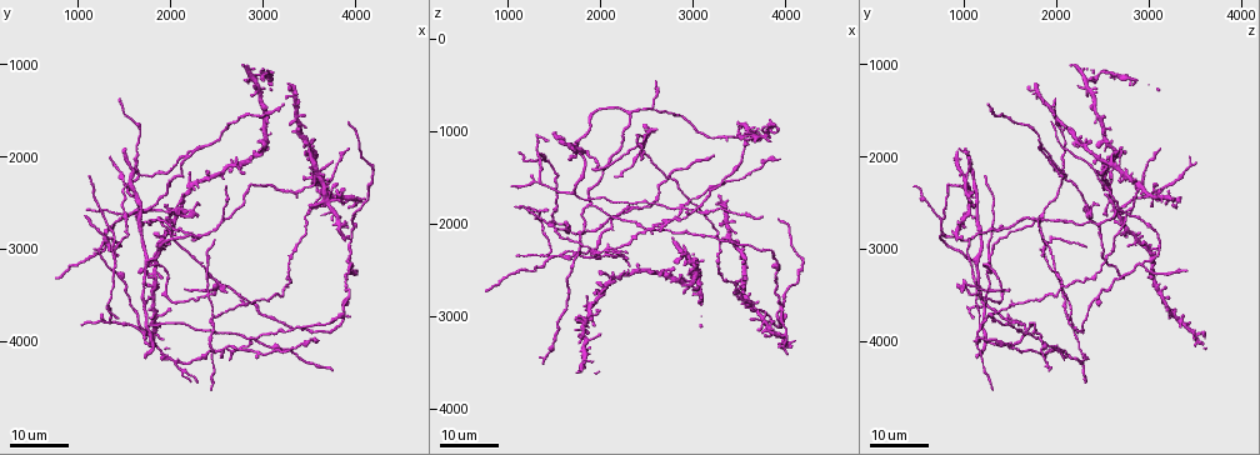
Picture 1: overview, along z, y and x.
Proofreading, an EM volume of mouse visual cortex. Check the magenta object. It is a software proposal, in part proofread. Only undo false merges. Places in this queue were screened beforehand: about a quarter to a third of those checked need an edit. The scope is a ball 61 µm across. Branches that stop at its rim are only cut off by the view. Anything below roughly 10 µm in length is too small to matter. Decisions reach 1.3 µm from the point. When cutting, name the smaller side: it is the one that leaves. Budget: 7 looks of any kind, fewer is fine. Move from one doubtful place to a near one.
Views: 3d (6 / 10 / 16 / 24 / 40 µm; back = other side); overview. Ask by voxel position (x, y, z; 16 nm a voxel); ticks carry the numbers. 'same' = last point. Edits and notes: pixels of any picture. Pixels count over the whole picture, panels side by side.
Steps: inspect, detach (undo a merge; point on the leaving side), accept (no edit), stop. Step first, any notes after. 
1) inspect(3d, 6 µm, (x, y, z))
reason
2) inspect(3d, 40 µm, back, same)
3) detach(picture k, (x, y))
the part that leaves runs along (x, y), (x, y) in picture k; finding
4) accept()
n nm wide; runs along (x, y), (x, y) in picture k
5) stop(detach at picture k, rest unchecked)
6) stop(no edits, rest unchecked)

inspect(3d, 24 µm, (2900, 4000, 1850))
looks like a crossing

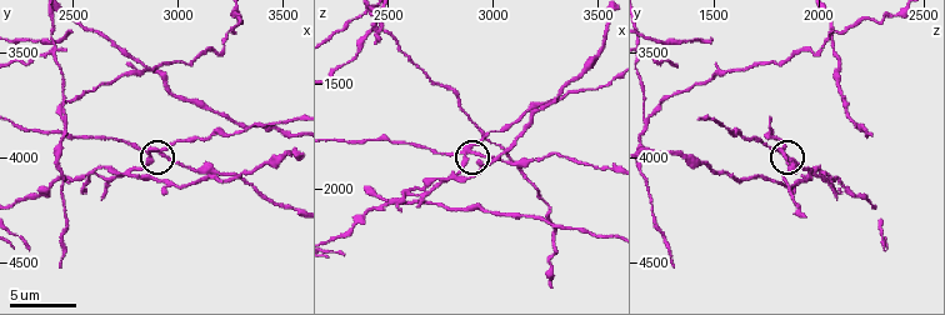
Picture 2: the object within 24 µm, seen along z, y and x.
inspect(3d, 10 µm, (2860, 3990, 1840))

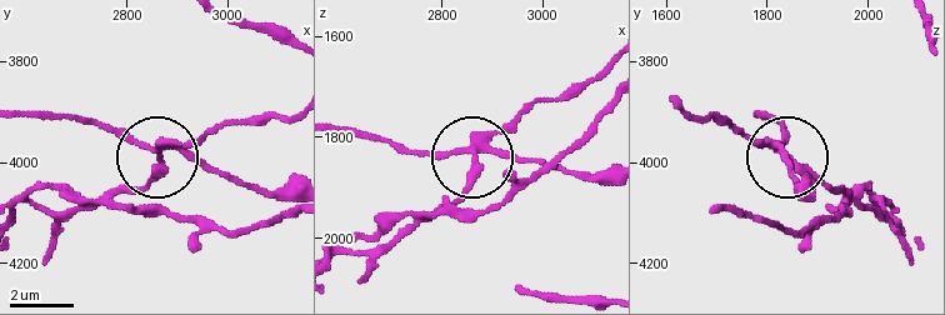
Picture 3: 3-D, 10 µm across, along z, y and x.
detach(picture 3, (204, 136))
the part that leaves runs along (478, 149), (461, 194), (380, 245), (340, 250) in picture 3; a second neuron is stuck on

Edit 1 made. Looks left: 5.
inspect(overview)
see it whole again

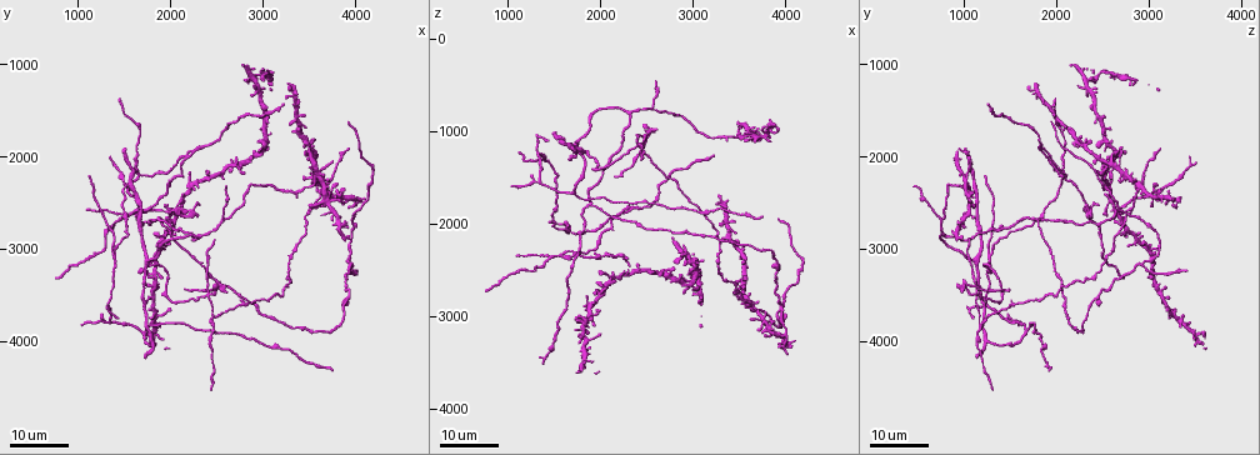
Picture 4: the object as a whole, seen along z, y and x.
inspect(3d, 24 µm, (2450, 3850, 1200))
branch point

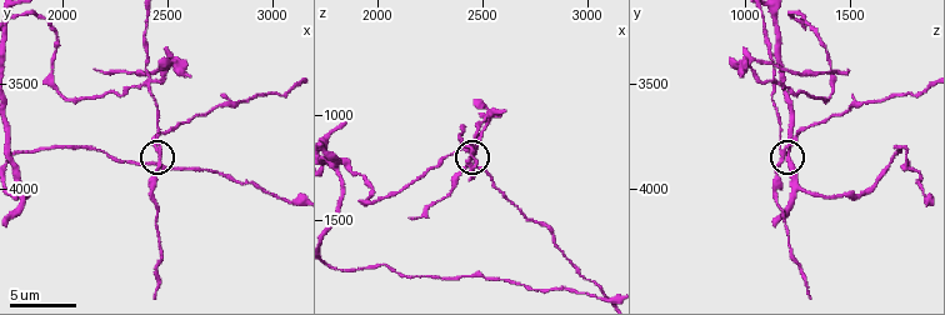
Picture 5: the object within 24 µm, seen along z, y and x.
inspect(3d, 6 µm, (2460, 3820, 1190))

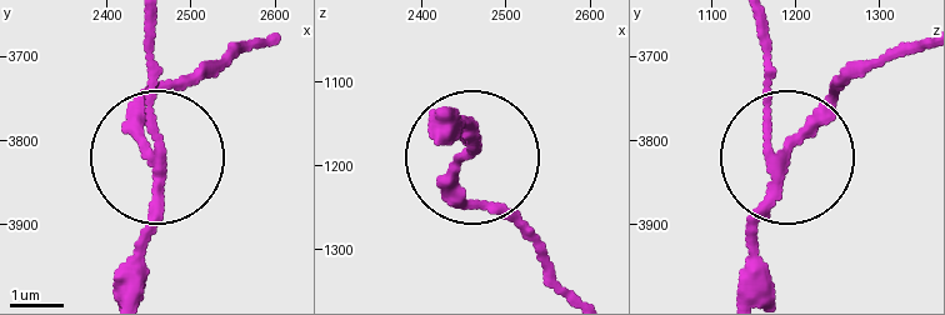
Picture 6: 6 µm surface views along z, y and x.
accept()
3 arms; runs along (759, 26), (764, 120), (786, 174), (750, 241), (750, 281) in picture 6; continuous, no second neuron

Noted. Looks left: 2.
inspect(3d, 24 µm, (1400, 3000, 1300))
two arms in line, one across

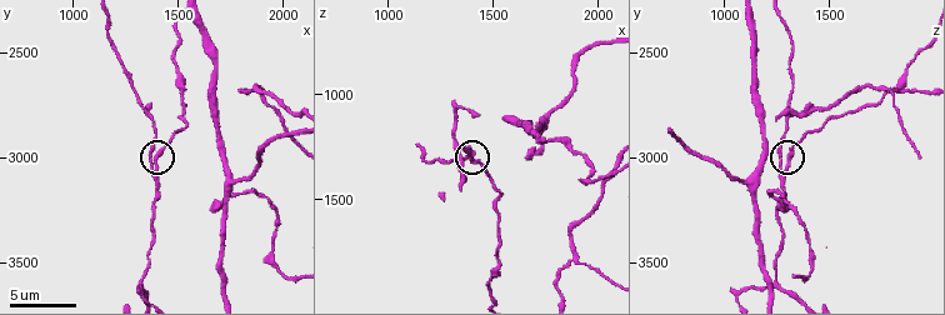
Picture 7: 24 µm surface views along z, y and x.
inspect(3d, 6 µm, (1400, 3040, 1290))
closer look

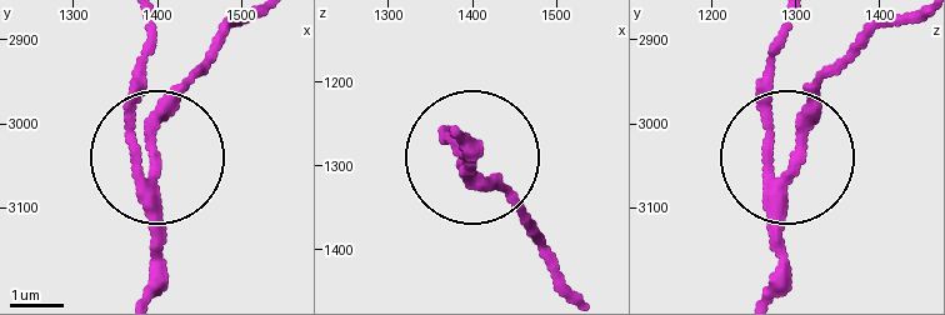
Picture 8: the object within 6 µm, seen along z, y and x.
accept()
230 nm wide; runs along (765, 291), (783, 170), (774, 40) in picture 8; all the same neuron

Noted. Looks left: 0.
stop(detach at picture 3, rest unchecked)

